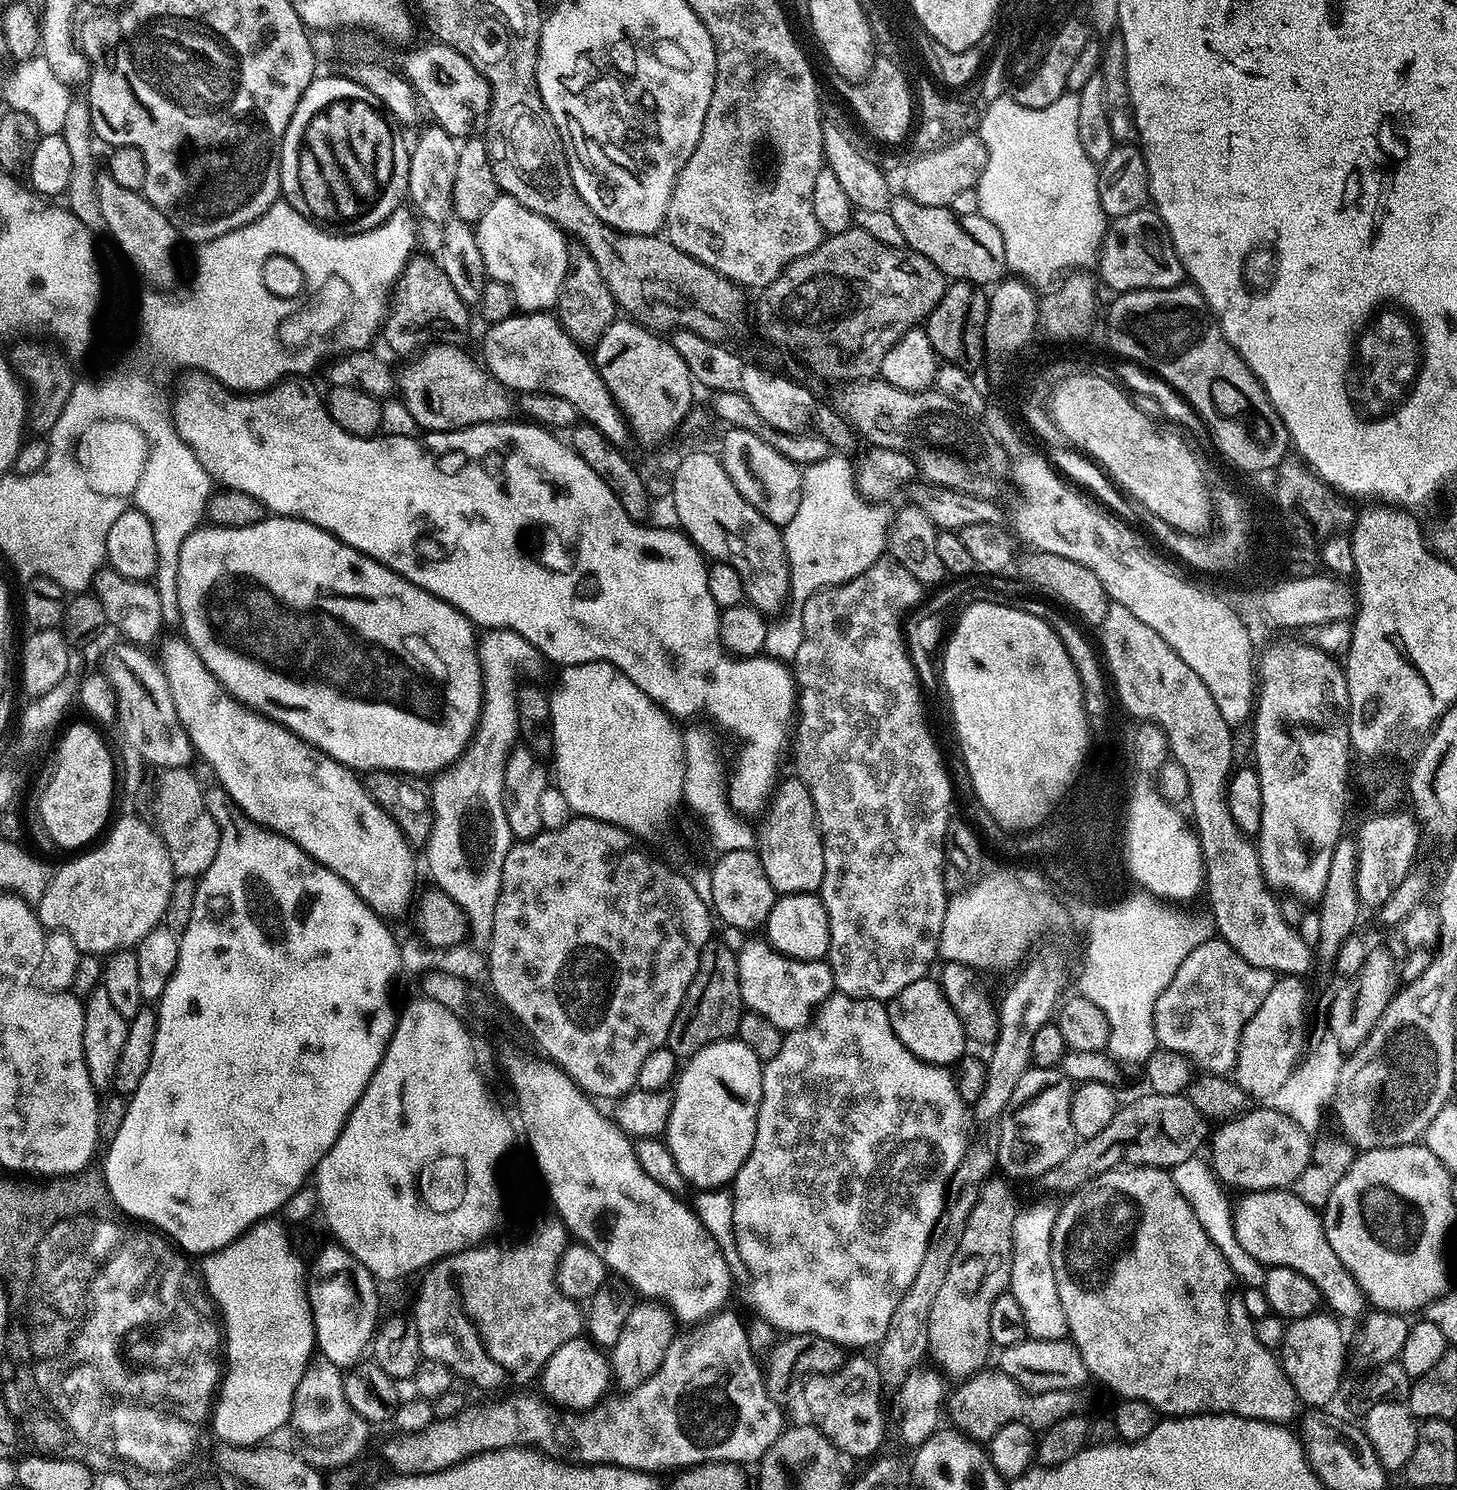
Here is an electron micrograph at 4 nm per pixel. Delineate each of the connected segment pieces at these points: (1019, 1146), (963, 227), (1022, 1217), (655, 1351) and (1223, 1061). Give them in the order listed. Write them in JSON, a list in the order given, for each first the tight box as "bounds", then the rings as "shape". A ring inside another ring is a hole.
[{"bounds":[998,1074,1078,1178],"shape":[[[1057,1074],[1037,1096],[1030,1097],[1025,1104],[1017,1103],[1001,1118],[998,1134],[998,1168],[1005,1177],[1043,1178],[1047,1172],[1054,1170],[1054,1166],[1058,1166],[1058,1162],[1062,1162],[1062,1158],[1066,1158],[1066,1154],[1070,1154],[1070,1150],[1078,1142],[1074,1122],[1070,1122],[1073,1087],[1073,1081],[1067,1076]]]},{"bounds":[890,194,1006,286],"shape":[[[907,194],[899,195],[891,197],[890,211],[898,230],[902,230],[905,245],[922,254],[922,258],[934,262],[945,278],[992,286],[1005,275],[1006,246],[994,222],[979,214],[961,218],[951,207],[922,206],[922,202],[914,202]]]},{"bounds":[1009,1204,1068,1340],"shape":[[[1038,1204],[1017,1215],[1012,1231],[1012,1269],[1009,1289],[1018,1298],[1026,1317],[1026,1330],[1033,1340],[1062,1340],[1068,1336],[1066,1313],[1058,1298],[1058,1282],[1052,1265],[1052,1227],[1056,1212],[1048,1204]]]},{"bounds":[610,1302,678,1390],"shape":[[[638,1302],[633,1306],[630,1318],[626,1318],[626,1326],[622,1326],[622,1334],[618,1334],[618,1342],[610,1350],[615,1387],[627,1390],[642,1386],[642,1382],[646,1382],[646,1378],[650,1378],[658,1366],[662,1366],[662,1358],[666,1358],[666,1350],[677,1334],[678,1321],[663,1303]]]},{"bounds":[1153,941,1277,1073],"shape":[[[1203,941],[1187,954],[1154,1006],[1153,1026],[1159,1047],[1177,1051],[1205,1073],[1231,1073],[1236,1066],[1242,1030],[1254,1018],[1277,978],[1277,973],[1262,966],[1250,966],[1226,941]]]}]

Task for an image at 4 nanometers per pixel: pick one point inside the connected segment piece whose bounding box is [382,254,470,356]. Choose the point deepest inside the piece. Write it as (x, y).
(422, 293)

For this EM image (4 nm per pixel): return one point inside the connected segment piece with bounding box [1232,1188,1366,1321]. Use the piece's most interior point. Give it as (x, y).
(1275, 1227)

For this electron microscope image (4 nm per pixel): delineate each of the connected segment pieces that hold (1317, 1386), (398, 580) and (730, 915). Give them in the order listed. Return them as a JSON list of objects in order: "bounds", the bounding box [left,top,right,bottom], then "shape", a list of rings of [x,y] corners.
[{"bounds":[1278,1314,1346,1410],"shape":[[[1313,1314],[1291,1321],[1285,1327],[1284,1337],[1278,1349],[1280,1368],[1286,1374],[1290,1386],[1294,1386],[1296,1399],[1309,1409],[1320,1410],[1330,1403],[1340,1388],[1346,1364],[1346,1344],[1341,1321],[1335,1315]]]},{"bounds":[178,514,484,774],"shape":[[[272,514],[254,526],[201,526],[194,529],[182,542],[182,554],[178,554],[178,610],[179,627],[184,628],[183,639],[194,646],[198,658],[206,662],[206,670],[218,678],[220,685],[235,700],[262,713],[274,723],[289,728],[295,736],[301,736],[305,742],[347,768],[364,774],[377,770],[439,774],[464,753],[476,732],[480,703],[484,701],[484,675],[480,669],[478,632],[472,621],[467,620],[452,604],[424,588],[414,586],[414,582],[310,522]]]},{"bounds":[710,850,778,932],"shape":[[[730,850],[721,852],[715,857],[716,865],[711,865],[710,894],[712,895],[711,911],[715,919],[732,928],[741,928],[748,932],[751,928],[763,929],[768,923],[768,915],[778,898],[766,870],[762,870],[759,851]]]}]

